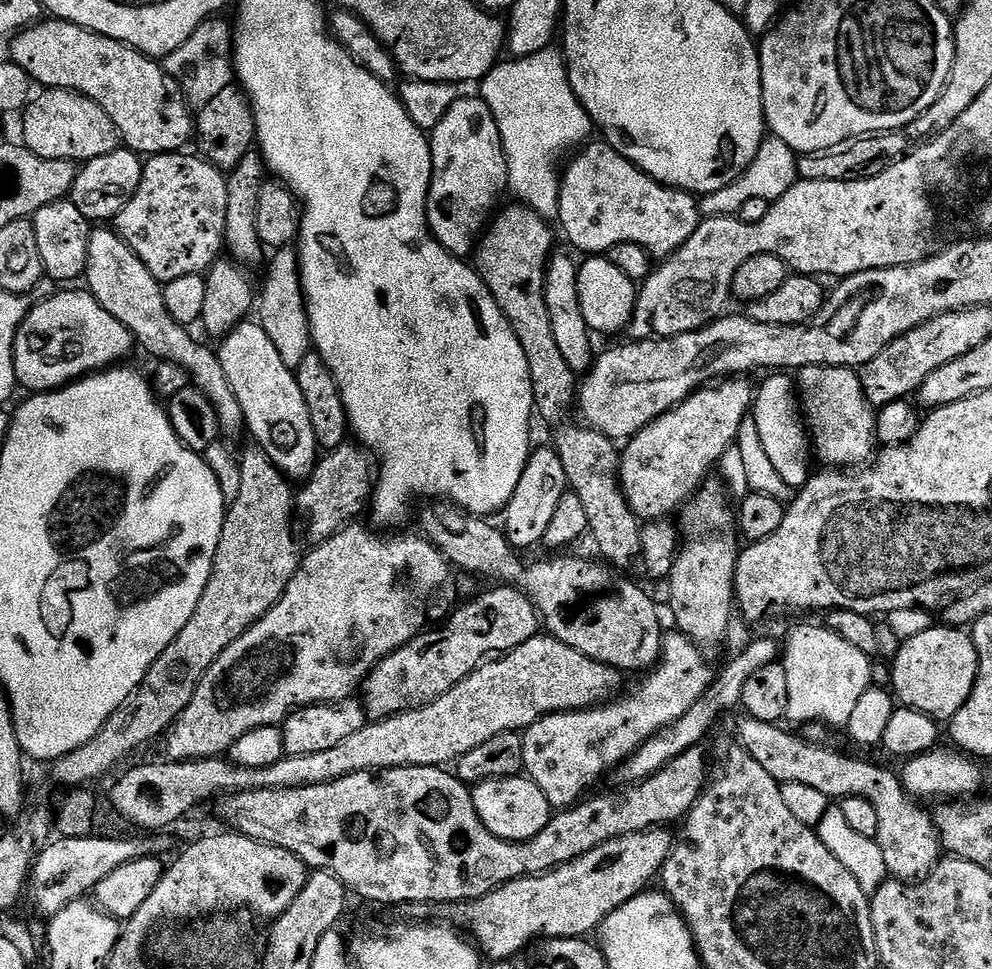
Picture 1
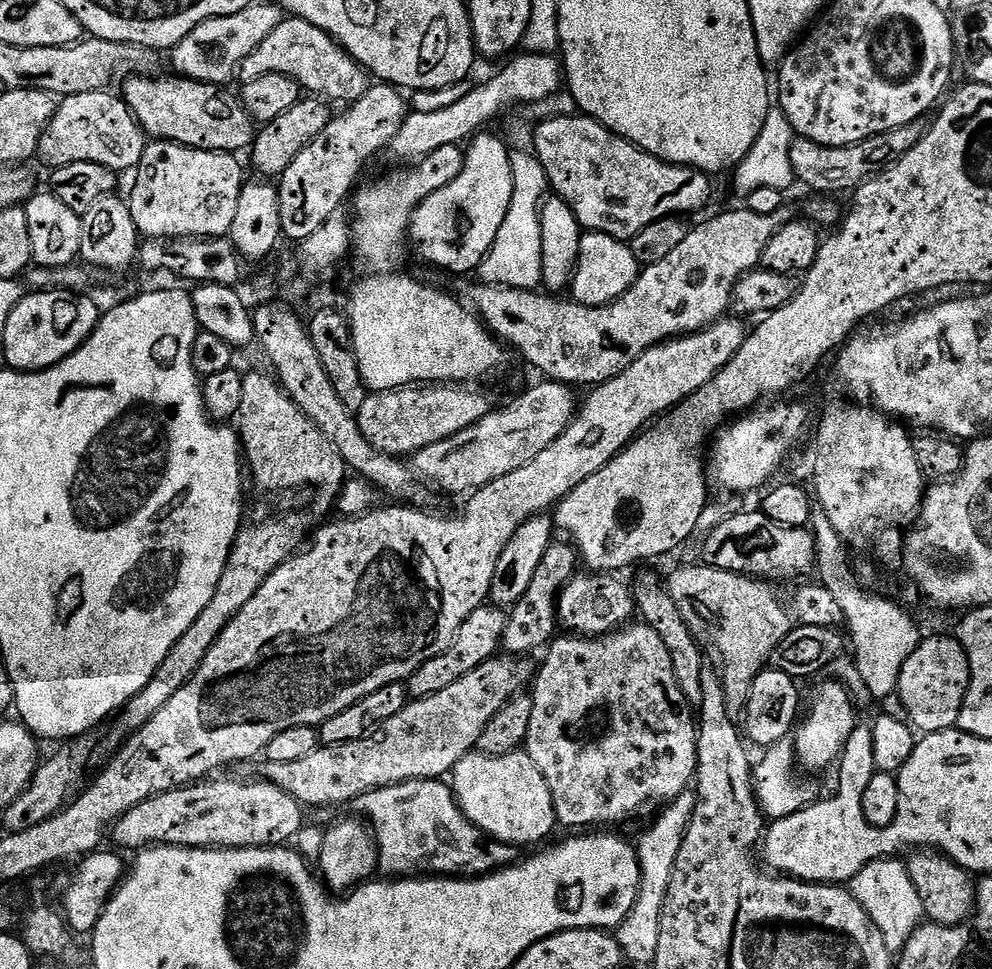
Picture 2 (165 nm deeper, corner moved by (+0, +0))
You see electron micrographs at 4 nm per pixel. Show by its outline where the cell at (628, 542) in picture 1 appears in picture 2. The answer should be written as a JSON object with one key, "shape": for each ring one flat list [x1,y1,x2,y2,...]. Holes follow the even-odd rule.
{"shape":[[644,572,634,583,634,599,639,619,647,624,658,638,662,638,666,650,670,650,670,662,674,666,674,678,678,678,678,686,682,686,682,694,686,694,688,703,698,706,702,702,702,670,706,666,704,652,696,641,696,636,687,628,686,617,678,610,674,598,663,583,656,581,652,572]]}

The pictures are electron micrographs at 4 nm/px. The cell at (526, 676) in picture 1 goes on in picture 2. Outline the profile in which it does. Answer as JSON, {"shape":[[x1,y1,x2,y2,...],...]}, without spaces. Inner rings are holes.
{"shape":[[497,654,482,666,470,670,470,674,458,678,454,686,446,686,446,690,438,690,438,694,413,699,405,708,398,710,394,718,386,718,386,722,372,729,358,742,318,746,313,752,306,754,306,758,297,758,295,762,270,762,264,758,255,765,255,775,259,779,269,780,274,786,278,786,278,790,286,790,286,794,290,794,308,810,332,808,335,804,351,805,368,792,407,780,439,780,447,777,452,768,458,766,458,762,462,762,462,758,466,758,466,754,475,749,490,718,494,718,494,714,498,714,498,710,502,710,506,702,521,695,533,683,534,664,532,668,530,661,528,658]]}

